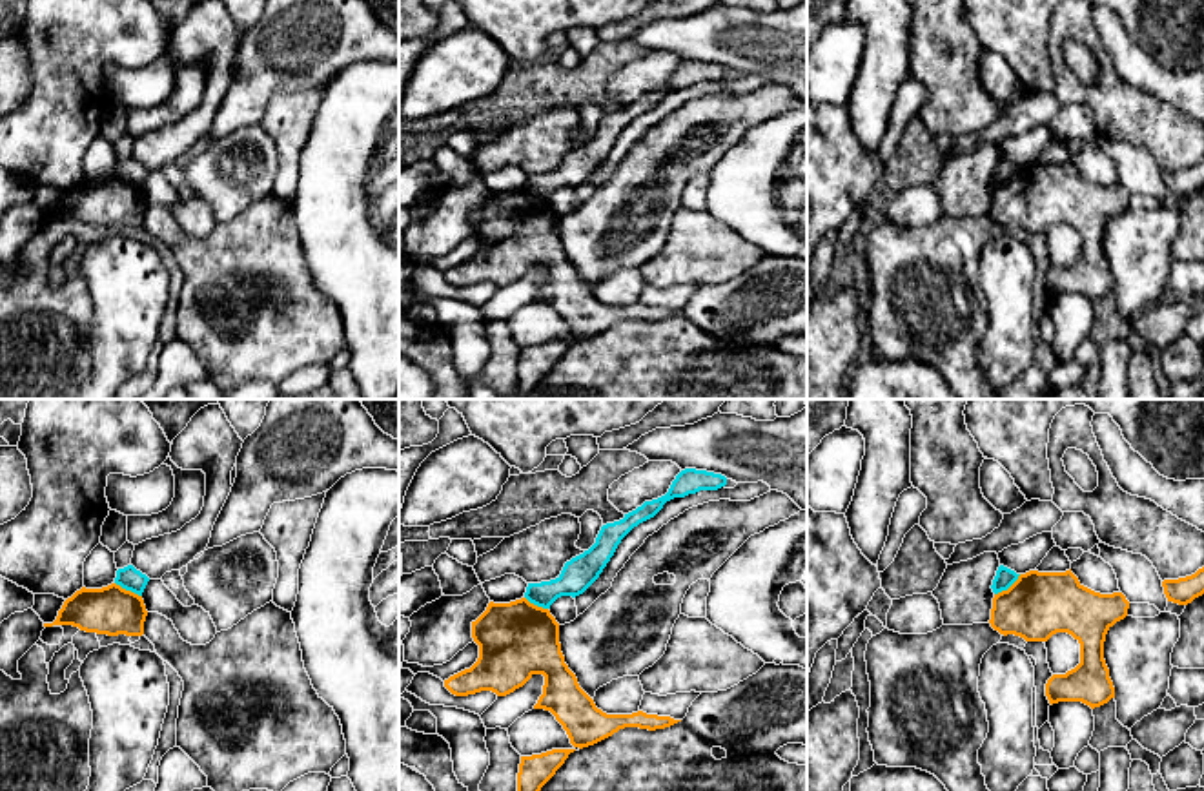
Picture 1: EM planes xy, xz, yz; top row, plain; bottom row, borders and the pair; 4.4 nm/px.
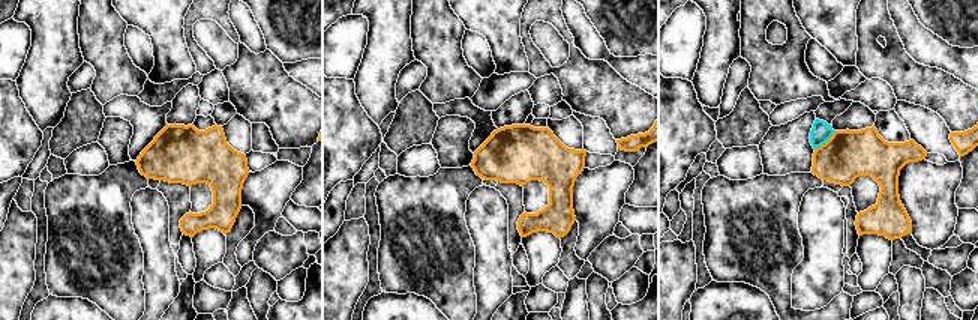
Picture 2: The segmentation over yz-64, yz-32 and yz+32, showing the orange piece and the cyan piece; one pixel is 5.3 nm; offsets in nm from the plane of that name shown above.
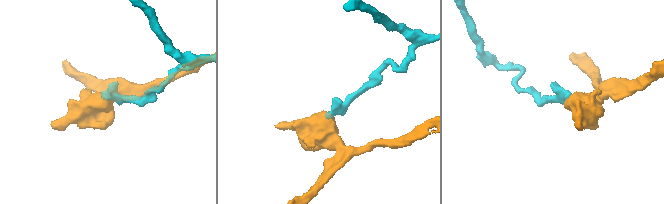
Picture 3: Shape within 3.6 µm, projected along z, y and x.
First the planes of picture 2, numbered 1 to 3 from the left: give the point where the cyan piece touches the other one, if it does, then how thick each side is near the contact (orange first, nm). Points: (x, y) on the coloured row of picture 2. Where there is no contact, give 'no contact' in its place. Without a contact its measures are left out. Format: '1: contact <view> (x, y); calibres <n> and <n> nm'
1: no contact
2: no contact
3: contact yz+32 (827, 141); calibres 260 and 110 nm

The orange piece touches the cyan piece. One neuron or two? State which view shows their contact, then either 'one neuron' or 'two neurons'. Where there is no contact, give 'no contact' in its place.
meets orange in yz; two neurons

